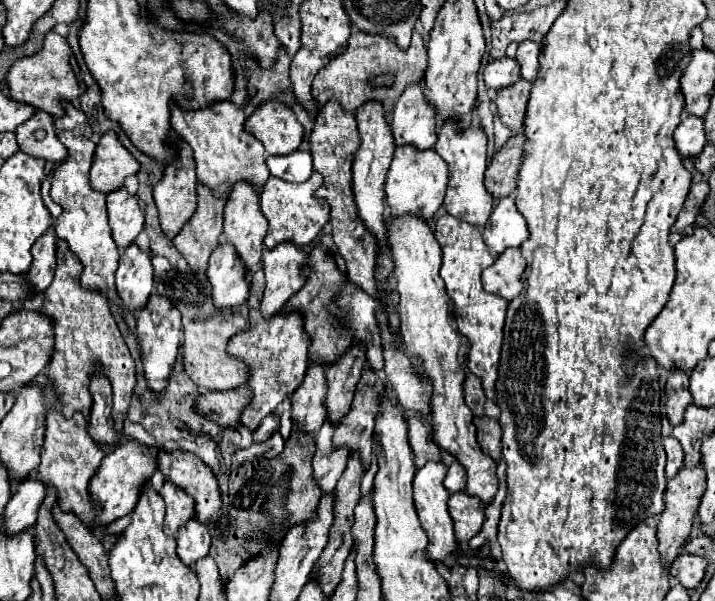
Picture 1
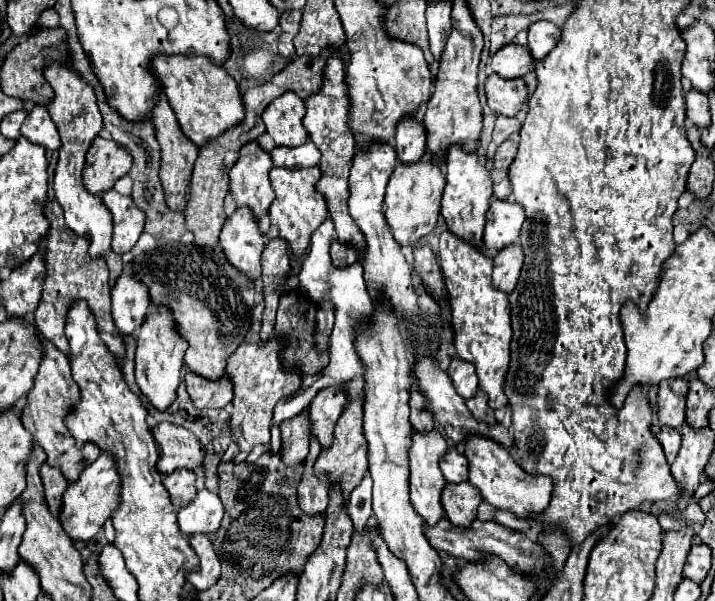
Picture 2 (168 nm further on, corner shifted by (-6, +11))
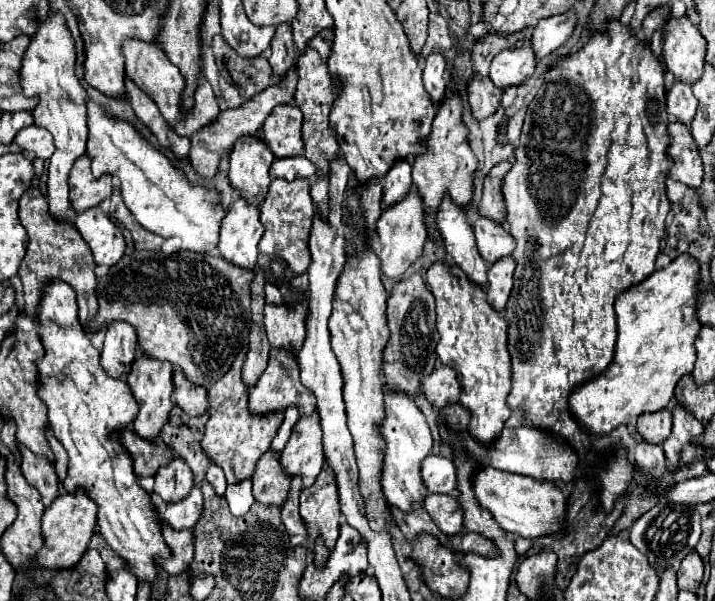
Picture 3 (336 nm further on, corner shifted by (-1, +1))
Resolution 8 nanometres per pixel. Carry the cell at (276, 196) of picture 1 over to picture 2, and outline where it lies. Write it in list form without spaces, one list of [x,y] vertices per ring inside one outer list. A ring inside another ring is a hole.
[[[274,167],[270,171],[270,181],[272,181],[276,197],[274,197],[272,207],[268,211],[270,221],[272,221],[268,237],[270,239],[284,237],[288,241],[290,249],[294,251],[294,255],[304,255],[304,251],[310,245],[312,233],[328,217],[324,195],[316,191],[316,183],[320,179],[320,173],[322,173],[320,167],[308,167],[308,169],[280,169],[280,167]]]

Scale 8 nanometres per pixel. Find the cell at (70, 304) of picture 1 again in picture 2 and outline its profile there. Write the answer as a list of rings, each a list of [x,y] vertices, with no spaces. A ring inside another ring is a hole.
[[[56,201],[46,203],[44,213],[50,221],[50,231],[48,231],[46,257],[44,257],[46,259],[46,281],[44,281],[42,299],[40,299],[38,309],[34,313],[38,331],[42,333],[42,337],[46,341],[52,341],[56,345],[56,349],[60,349],[64,355],[68,355],[70,345],[68,345],[68,339],[64,335],[66,317],[68,317],[72,303],[86,301],[92,315],[96,317],[100,339],[108,345],[108,349],[112,351],[116,361],[122,363],[126,357],[126,347],[124,347],[122,335],[116,331],[116,325],[112,321],[112,297],[110,297],[110,285],[108,285],[108,267],[106,267],[104,259],[102,257],[92,259],[88,255],[88,239],[72,233],[72,229],[68,229],[64,225],[64,215],[62,215],[62,209]]]

